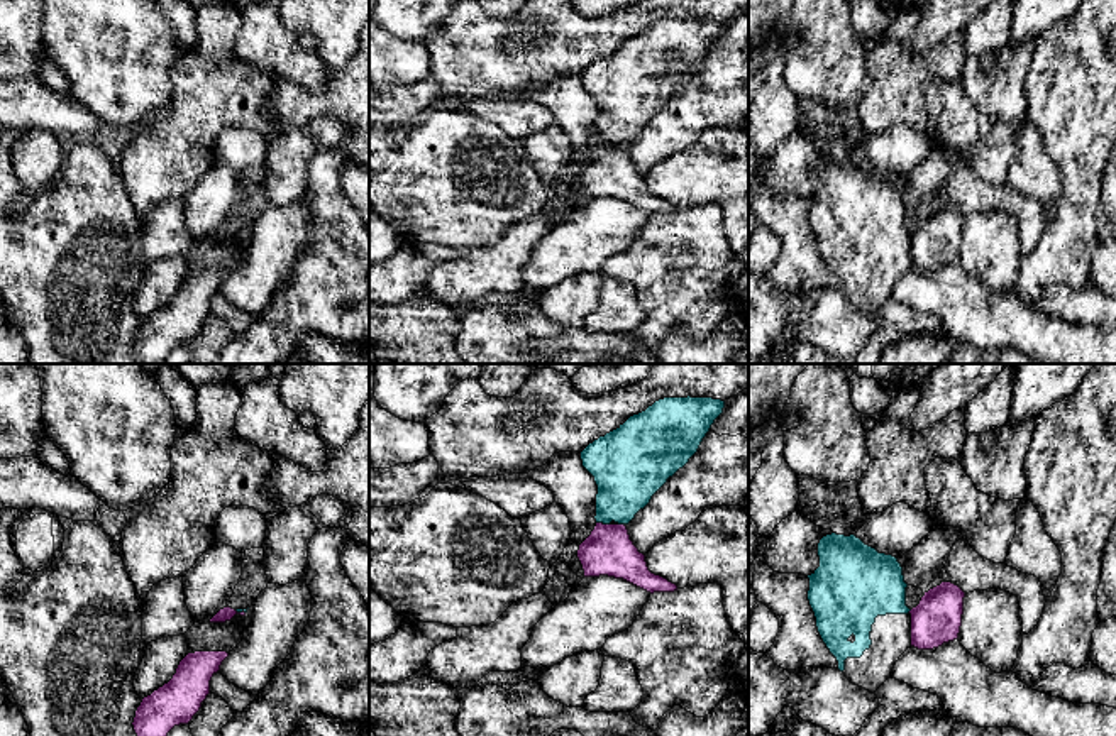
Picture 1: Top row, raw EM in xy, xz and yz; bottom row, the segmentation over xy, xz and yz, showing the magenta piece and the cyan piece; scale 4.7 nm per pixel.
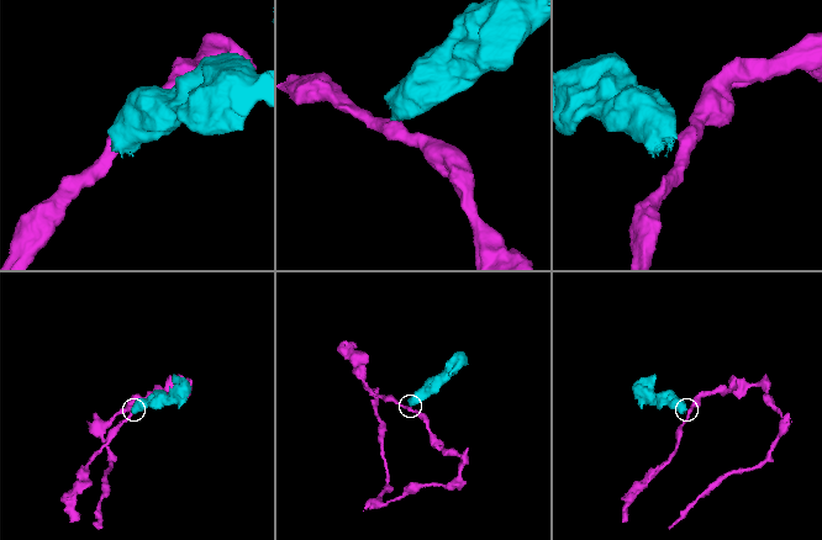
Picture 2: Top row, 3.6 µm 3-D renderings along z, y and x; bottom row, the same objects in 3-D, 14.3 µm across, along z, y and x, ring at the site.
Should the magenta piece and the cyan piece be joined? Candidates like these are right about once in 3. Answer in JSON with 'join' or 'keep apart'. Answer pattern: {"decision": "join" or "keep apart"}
{"decision": "keep apart"}

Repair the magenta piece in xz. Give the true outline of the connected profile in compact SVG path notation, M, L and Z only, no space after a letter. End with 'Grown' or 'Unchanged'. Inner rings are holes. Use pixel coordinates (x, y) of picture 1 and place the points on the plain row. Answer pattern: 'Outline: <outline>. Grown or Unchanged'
Outline: M596 144L579 166L577 179L584 198L623 200L650 215L677 211L676 205L649 191L645 176L633 166L625 146Z. Unchanged

